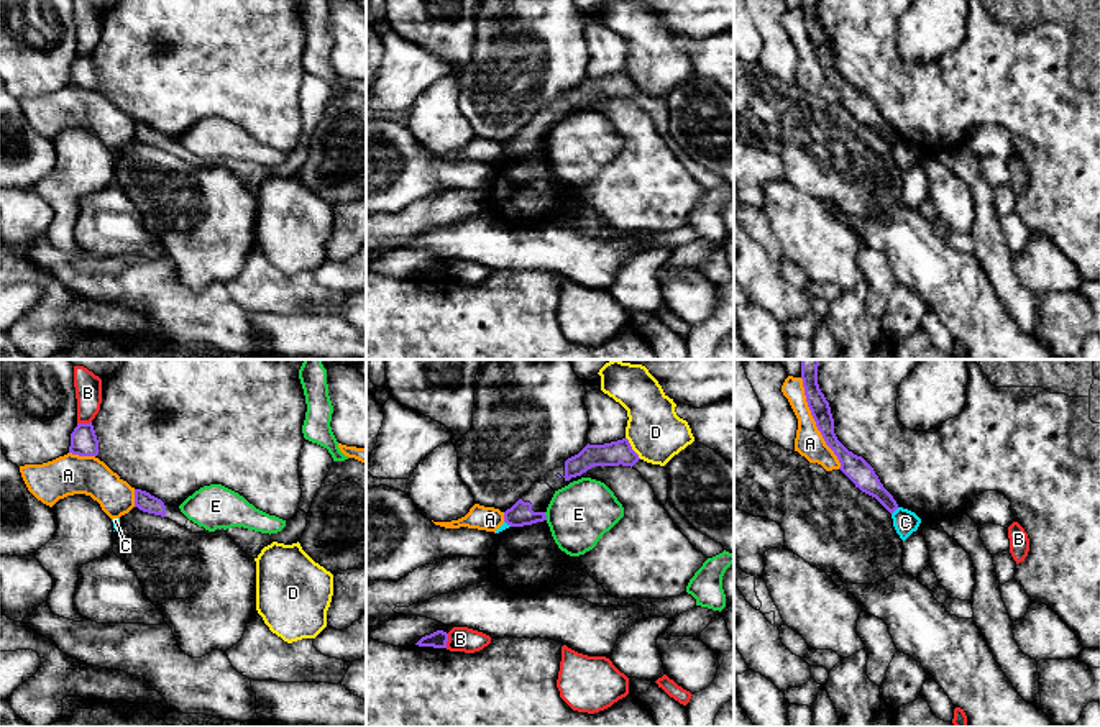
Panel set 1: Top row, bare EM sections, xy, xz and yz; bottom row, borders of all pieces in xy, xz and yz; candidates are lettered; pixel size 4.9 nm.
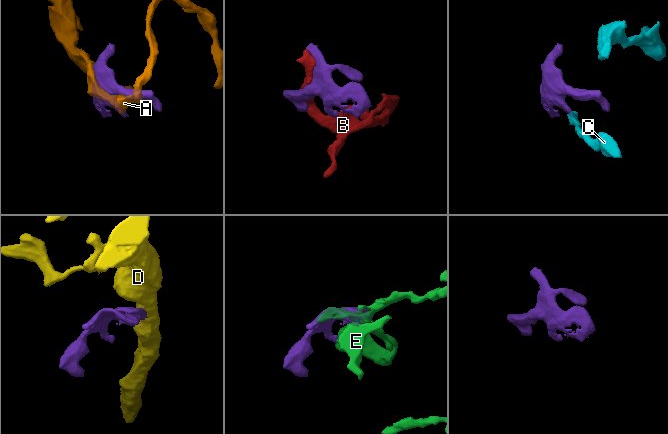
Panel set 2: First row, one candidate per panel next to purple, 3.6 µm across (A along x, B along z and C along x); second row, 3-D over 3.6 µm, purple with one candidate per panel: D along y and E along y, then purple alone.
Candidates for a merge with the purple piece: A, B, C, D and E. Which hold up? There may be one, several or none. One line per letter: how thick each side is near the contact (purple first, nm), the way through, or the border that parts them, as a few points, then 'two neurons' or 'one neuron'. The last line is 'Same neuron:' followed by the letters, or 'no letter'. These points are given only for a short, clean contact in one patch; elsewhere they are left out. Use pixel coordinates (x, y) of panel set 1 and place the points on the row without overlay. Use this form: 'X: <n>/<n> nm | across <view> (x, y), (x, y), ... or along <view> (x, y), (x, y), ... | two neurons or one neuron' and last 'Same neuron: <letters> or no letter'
A: 100/140 nm | two neurons
B: 130/130 nm | two neurons
C: 120/120 nm | along yz (898, 140), (892, 146) | two neurons
D: 120/280 nm | along xz (626, 69), (631, 81), (641, 91) | two neurons
E: 120/300 nm | two neurons
Same neuron: no letter

